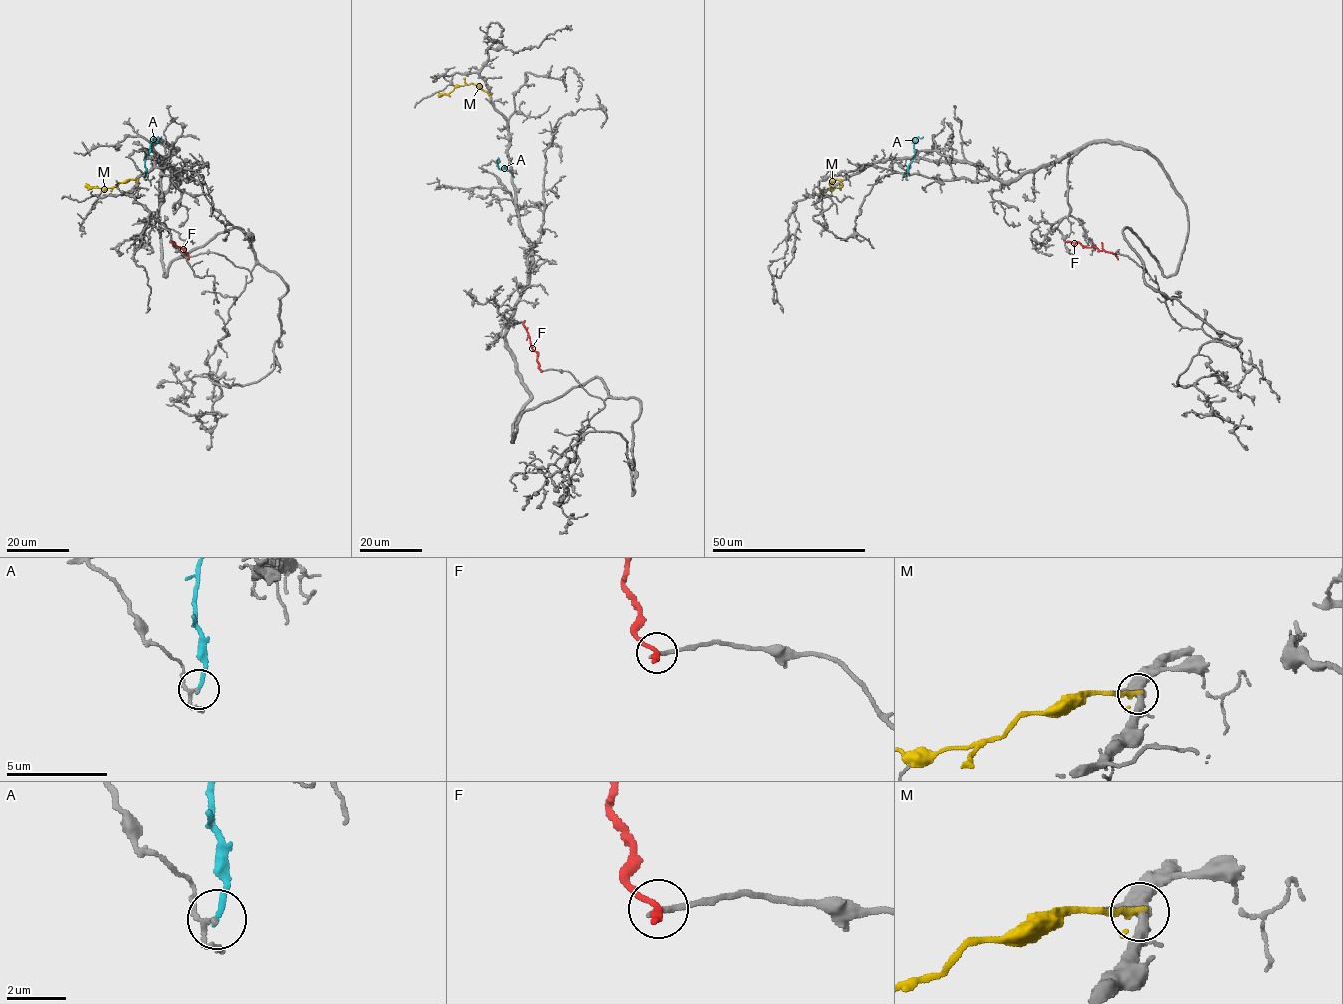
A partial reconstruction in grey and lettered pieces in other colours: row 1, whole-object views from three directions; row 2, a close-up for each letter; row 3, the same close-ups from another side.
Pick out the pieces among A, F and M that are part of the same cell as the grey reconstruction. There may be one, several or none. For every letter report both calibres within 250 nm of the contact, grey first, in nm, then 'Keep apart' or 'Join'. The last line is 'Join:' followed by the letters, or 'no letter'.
A: Thickness 110 nm (grey) against 190 nm. Keep apart
F: Thickness 240 nm (grey) against 280 nm. Keep apart
M: Thickness 380 nm (grey) against 240 nm. Keep apart
Join: no letter

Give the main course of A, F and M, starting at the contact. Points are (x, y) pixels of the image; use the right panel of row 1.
A: (904, 176), (915, 154), (914, 143), (918, 137), (923, 137)
F: (1117, 257), (1093, 247), (1066, 241)
M: (841, 179), (833, 180), (829, 185), (832, 188), (842, 183)

